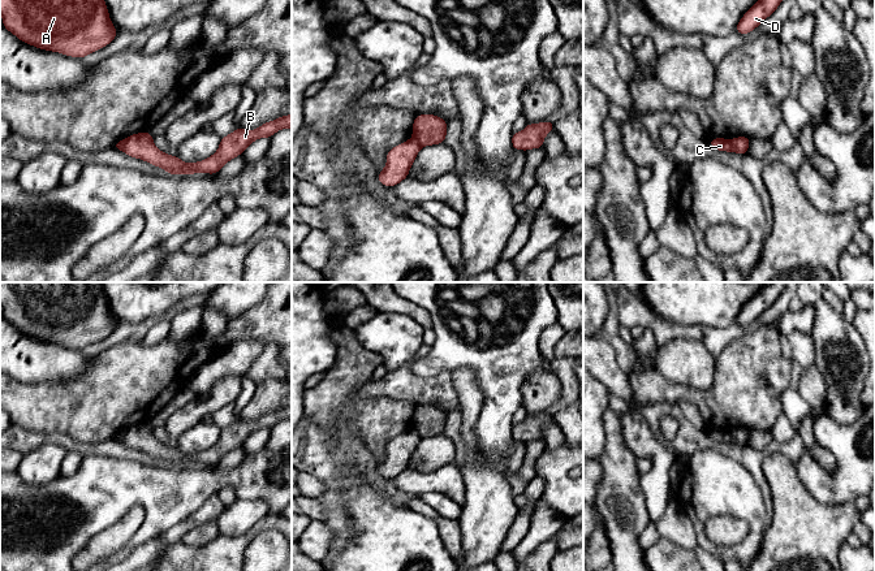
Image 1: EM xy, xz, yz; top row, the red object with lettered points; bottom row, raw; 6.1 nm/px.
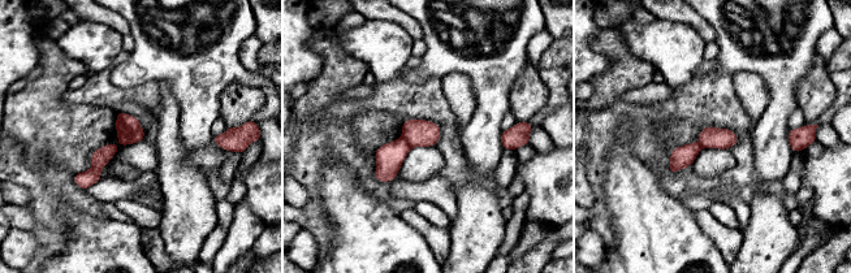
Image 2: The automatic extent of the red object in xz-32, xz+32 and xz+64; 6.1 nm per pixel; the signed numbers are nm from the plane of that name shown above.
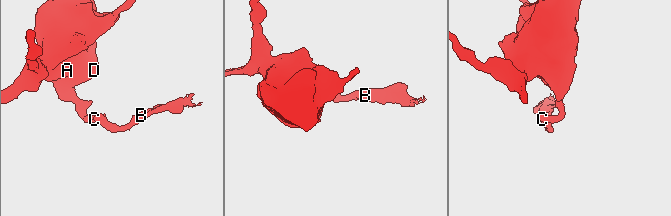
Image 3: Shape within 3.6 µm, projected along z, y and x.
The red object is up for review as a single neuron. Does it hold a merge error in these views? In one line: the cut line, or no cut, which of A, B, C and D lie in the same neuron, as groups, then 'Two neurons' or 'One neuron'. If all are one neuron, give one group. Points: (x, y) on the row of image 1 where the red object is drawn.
Split along yz (732, 139), (736, 151). Groups: A D / B C. Two neurons

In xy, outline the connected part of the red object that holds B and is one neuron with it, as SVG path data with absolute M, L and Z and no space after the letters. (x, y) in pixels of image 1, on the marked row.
M292 114L268 121L255 130L245 130L241 126L220 138L217 151L210 157L197 163L184 163L178 156L171 156L154 144L154 137L148 131L132 134L124 139L122 151L135 159L147 161L165 169L165 174L197 174L204 172L216 174L228 161L243 153L243 151L259 138L271 138L281 129L292 129Z

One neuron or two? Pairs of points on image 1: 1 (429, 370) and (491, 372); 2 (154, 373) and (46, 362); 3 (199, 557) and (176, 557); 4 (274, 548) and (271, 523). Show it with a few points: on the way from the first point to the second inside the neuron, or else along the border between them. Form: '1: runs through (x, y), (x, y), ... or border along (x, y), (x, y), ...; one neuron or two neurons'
1: runs through (444, 359), (475, 359); one neuron
2: border along (93, 357), (82, 372), (72, 379), (60, 381); two neurons
3: runs through (194, 557), (181, 557); one neuron
4: border along (277, 530), (261, 531), (246, 546); two neurons

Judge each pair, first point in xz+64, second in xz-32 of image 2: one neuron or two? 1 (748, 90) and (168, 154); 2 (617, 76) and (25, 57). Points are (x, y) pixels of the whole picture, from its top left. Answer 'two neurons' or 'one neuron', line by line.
1: one neuron
2: two neurons

